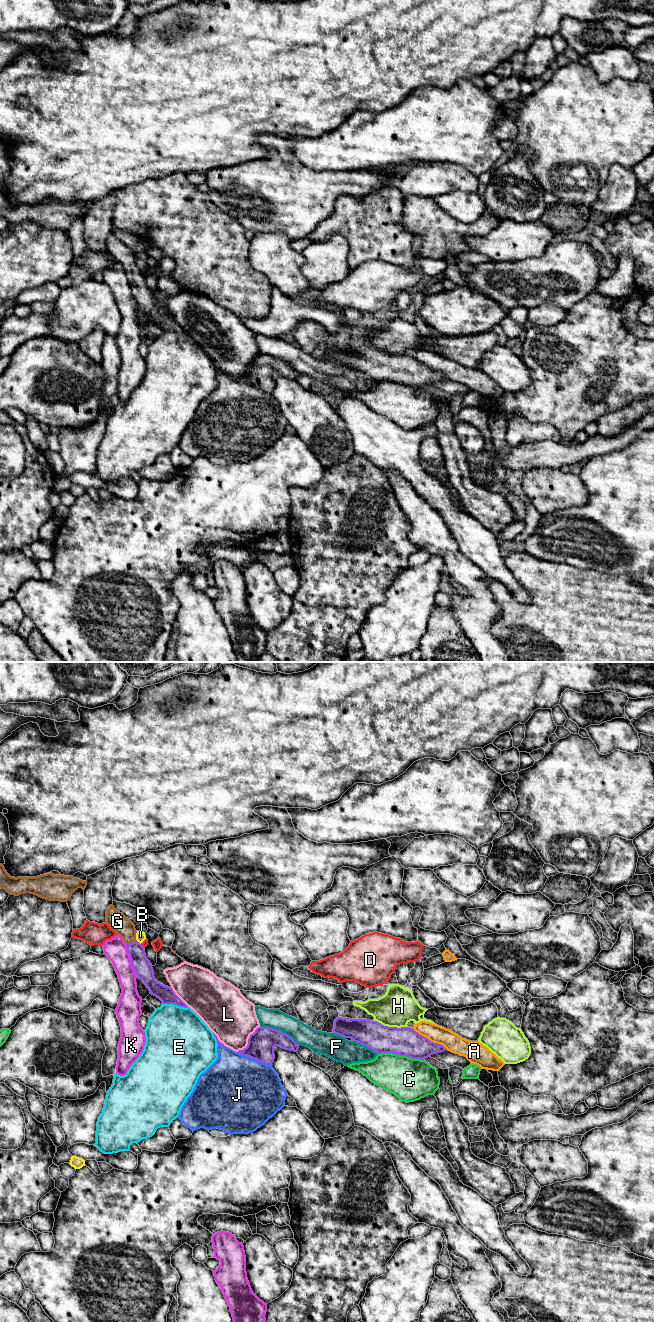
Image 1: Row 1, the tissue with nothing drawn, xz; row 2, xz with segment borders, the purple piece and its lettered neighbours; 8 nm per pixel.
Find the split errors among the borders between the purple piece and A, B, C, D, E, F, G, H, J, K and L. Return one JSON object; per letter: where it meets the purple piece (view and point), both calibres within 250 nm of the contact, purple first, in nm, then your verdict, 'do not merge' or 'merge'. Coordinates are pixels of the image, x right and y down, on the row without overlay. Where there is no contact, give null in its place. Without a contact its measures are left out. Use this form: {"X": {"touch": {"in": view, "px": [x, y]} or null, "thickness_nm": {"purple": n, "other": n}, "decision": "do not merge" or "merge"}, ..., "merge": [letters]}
{"A": {"touch": {"in": "xz", "px": [429, 368]}, "thickness_nm": {"purple": 240, "other": 150}, "decision": "do not merge"}, "B": {"touch": {"in": "xz", "px": [138, 270]}, "thickness_nm": {"purple": 140, "other": 80}, "decision": "do not merge"}, "C": {"touch": {"in": "xz", "px": [401, 383]}, "thickness_nm": {"purple": 240, "other": 340}, "decision": "do not merge"}, "D": {"touch": {"in": "xz", "px": [141, 273]}, "thickness_nm": {"purple": 140, "other": 50}, "decision": "do not merge"}, "E": {"touch": {"in": "xz", "px": [175, 332]}, "thickness_nm": {"purple": 130, "other": 480}, "decision": "do not merge"}, "F": {"touch": {"in": "xz", "px": [279, 358]}, "thickness_nm": {"purple": 220, "other": 170}, "decision": "do not merge"}, "G": {"touch": {"in": "xz", "px": [131, 271]}, "thickness_nm": {"purple": 140, "other": 150}, "decision": "merge"}, "H": {"touch": {"in": "xz", "px": [391, 355]}, "thickness_nm": {"purple": 240, "other": 300}, "decision": "do not merge"}, "J": {"touch": {"in": "xz", "px": [253, 386]}, "thickness_nm": {"purple": 220, "other": 500}, "decision": "do not merge"}, "K": {"touch": {"in": "xz", "px": [131, 288]}, "thickness_nm": {"purple": 140, "other": 180}, "decision": "do not merge"}, "L": {"touch": {"in": "xz", "px": [248, 368]}, "thickness_nm": {"purple": 220, "other": 380}, "decision": "do not merge"}, "merge": ["G"]}

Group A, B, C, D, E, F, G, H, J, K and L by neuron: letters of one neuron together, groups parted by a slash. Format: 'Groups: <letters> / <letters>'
Groups: A / B / C / D / E / F / G / H / J / K / L

